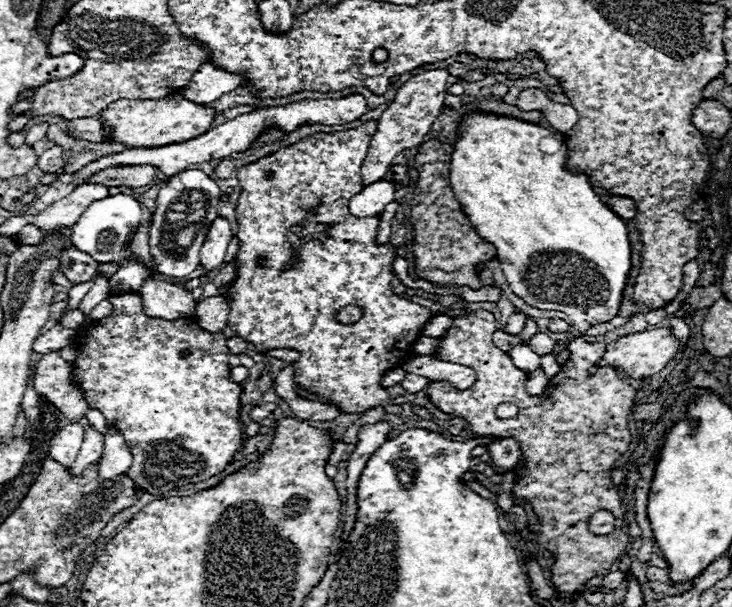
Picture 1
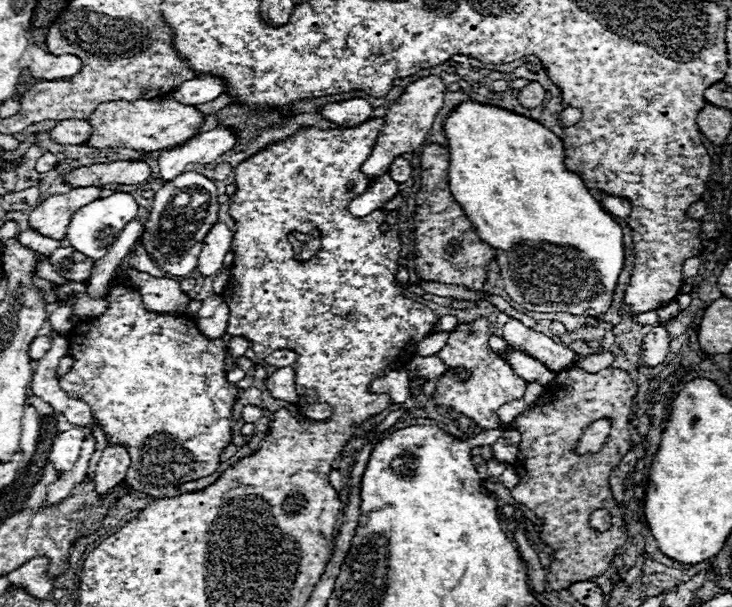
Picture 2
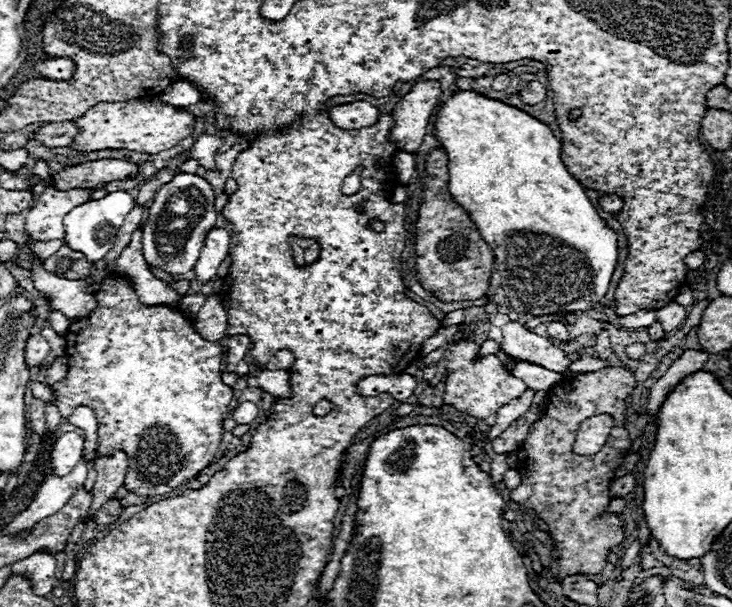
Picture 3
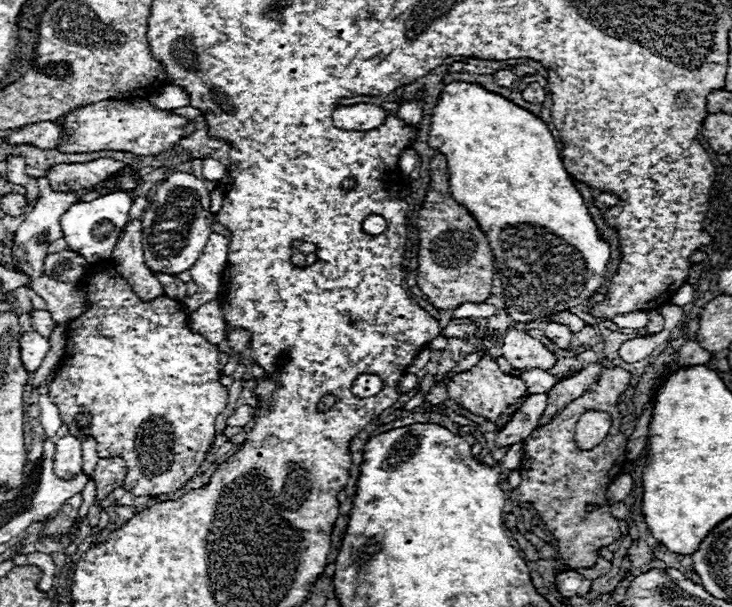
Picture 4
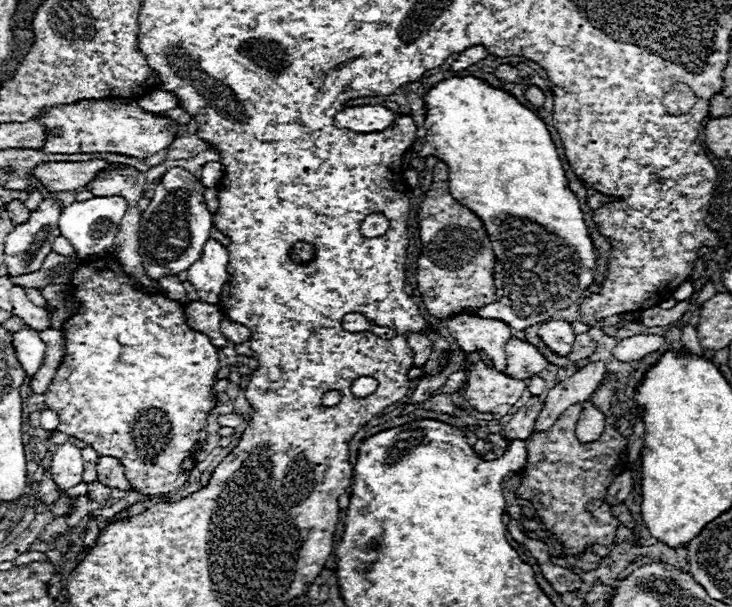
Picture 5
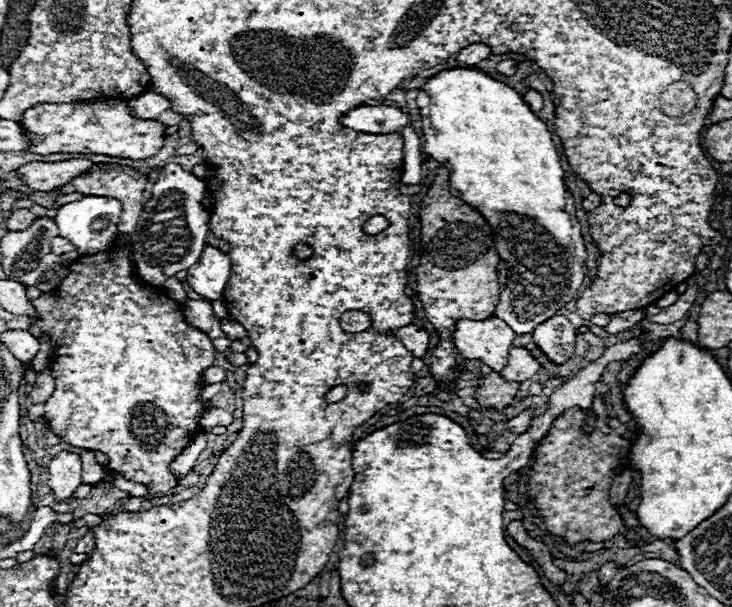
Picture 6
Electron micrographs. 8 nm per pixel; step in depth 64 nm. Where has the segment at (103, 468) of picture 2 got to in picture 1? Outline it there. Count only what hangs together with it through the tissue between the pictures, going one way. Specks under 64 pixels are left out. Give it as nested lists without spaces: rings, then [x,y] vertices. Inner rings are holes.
[[[108,430],[104,436],[104,452],[100,458],[100,480],[114,480],[116,476],[128,472],[132,464],[132,454],[124,444],[124,438],[118,430]]]

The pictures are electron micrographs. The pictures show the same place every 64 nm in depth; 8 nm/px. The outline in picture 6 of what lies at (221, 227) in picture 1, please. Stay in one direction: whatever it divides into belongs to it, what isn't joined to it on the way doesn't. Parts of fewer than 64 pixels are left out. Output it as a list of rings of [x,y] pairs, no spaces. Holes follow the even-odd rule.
[[[206,246],[200,260],[186,270],[188,278],[186,282],[192,286],[196,294],[200,294],[204,300],[214,302],[222,298],[222,290],[230,276],[230,258],[228,254]]]

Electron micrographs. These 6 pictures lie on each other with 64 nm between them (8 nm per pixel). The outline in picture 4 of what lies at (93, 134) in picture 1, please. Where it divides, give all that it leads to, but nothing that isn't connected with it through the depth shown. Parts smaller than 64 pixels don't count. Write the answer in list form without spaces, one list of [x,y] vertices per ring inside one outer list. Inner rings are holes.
[[[36,122],[36,124],[26,124],[24,128],[18,128],[18,130],[8,130],[4,138],[8,144],[16,144],[16,146],[30,144],[30,146],[48,150],[48,148],[56,148],[62,132],[64,132],[62,126],[54,122]]]

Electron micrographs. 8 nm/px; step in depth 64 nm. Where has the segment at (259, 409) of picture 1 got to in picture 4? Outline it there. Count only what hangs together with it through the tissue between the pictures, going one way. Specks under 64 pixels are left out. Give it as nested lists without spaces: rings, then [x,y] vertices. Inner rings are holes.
[[[240,406],[240,408],[236,408],[234,410],[234,414],[226,420],[226,426],[244,426],[250,418],[252,418],[252,406]]]

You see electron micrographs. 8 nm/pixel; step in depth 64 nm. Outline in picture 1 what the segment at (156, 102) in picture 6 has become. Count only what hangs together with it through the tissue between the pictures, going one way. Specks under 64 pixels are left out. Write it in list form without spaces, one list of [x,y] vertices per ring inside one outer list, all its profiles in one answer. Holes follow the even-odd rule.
[[[202,64],[200,70],[196,70],[194,78],[178,94],[186,96],[186,100],[192,100],[196,104],[210,104],[226,92],[232,92],[240,84],[240,74],[230,74],[212,64]]]

